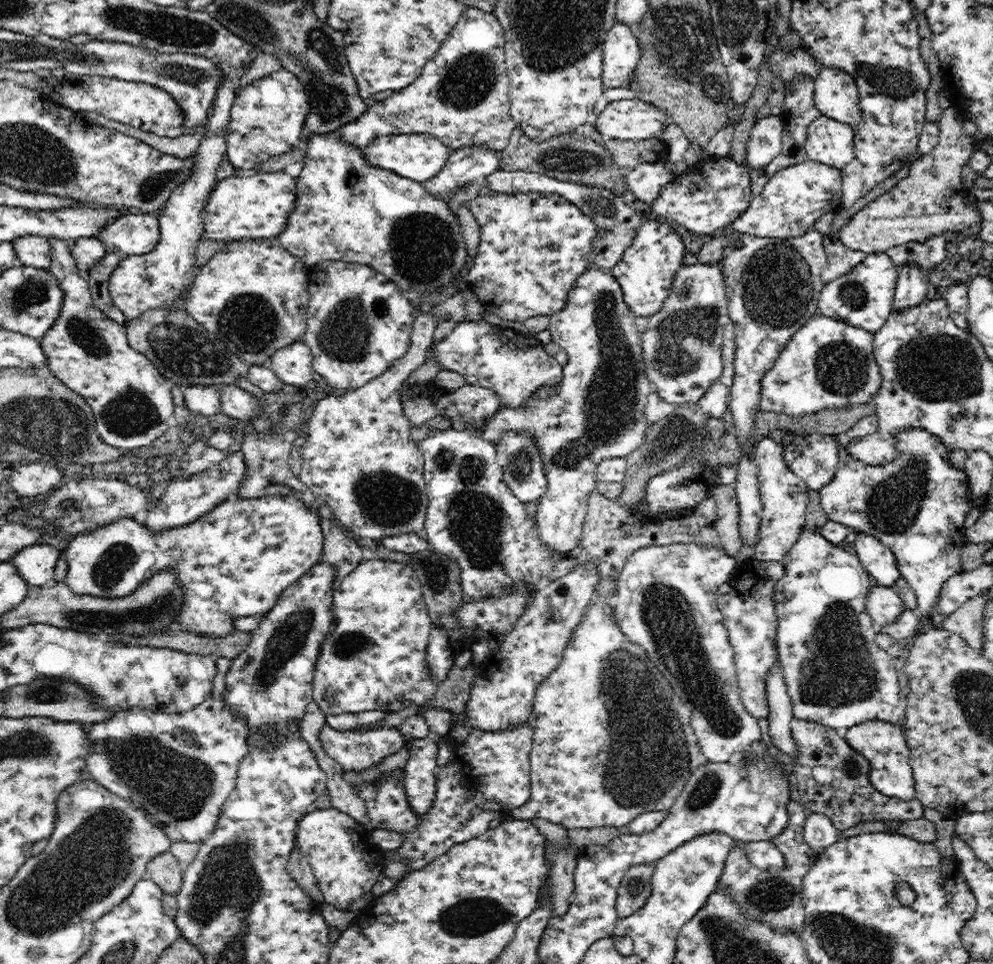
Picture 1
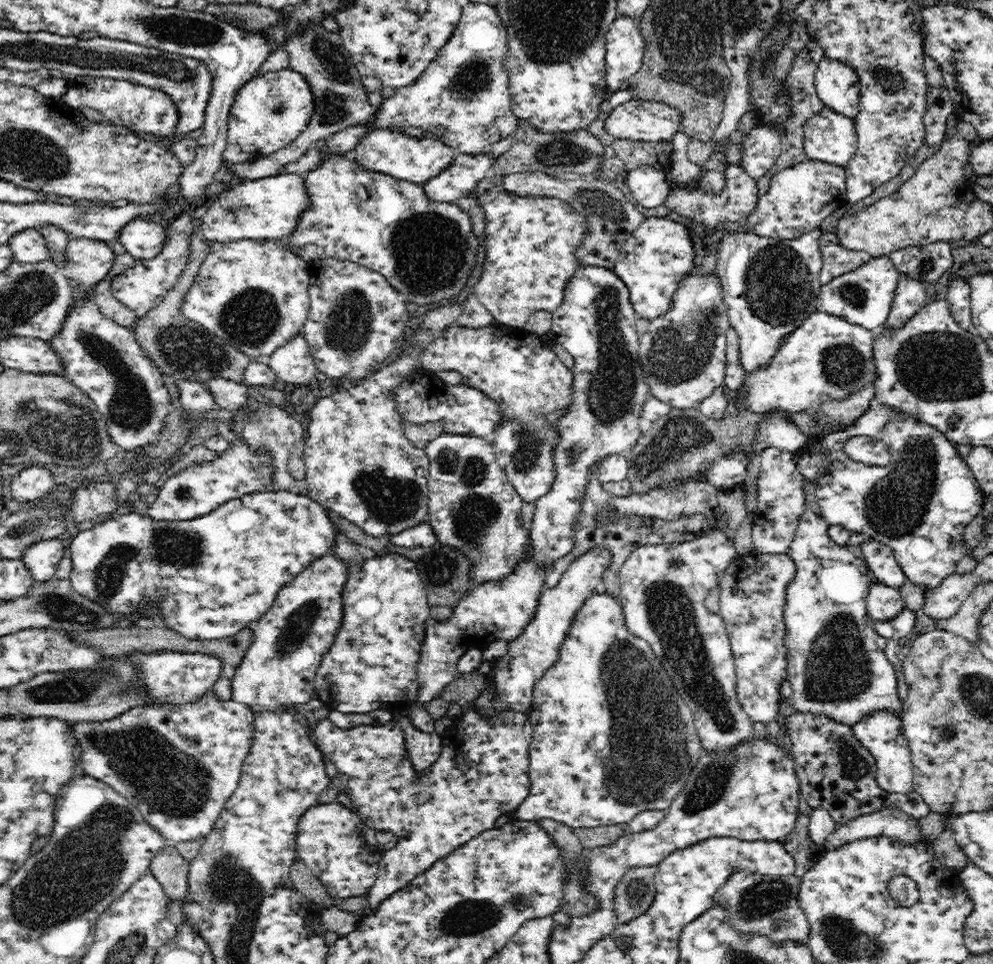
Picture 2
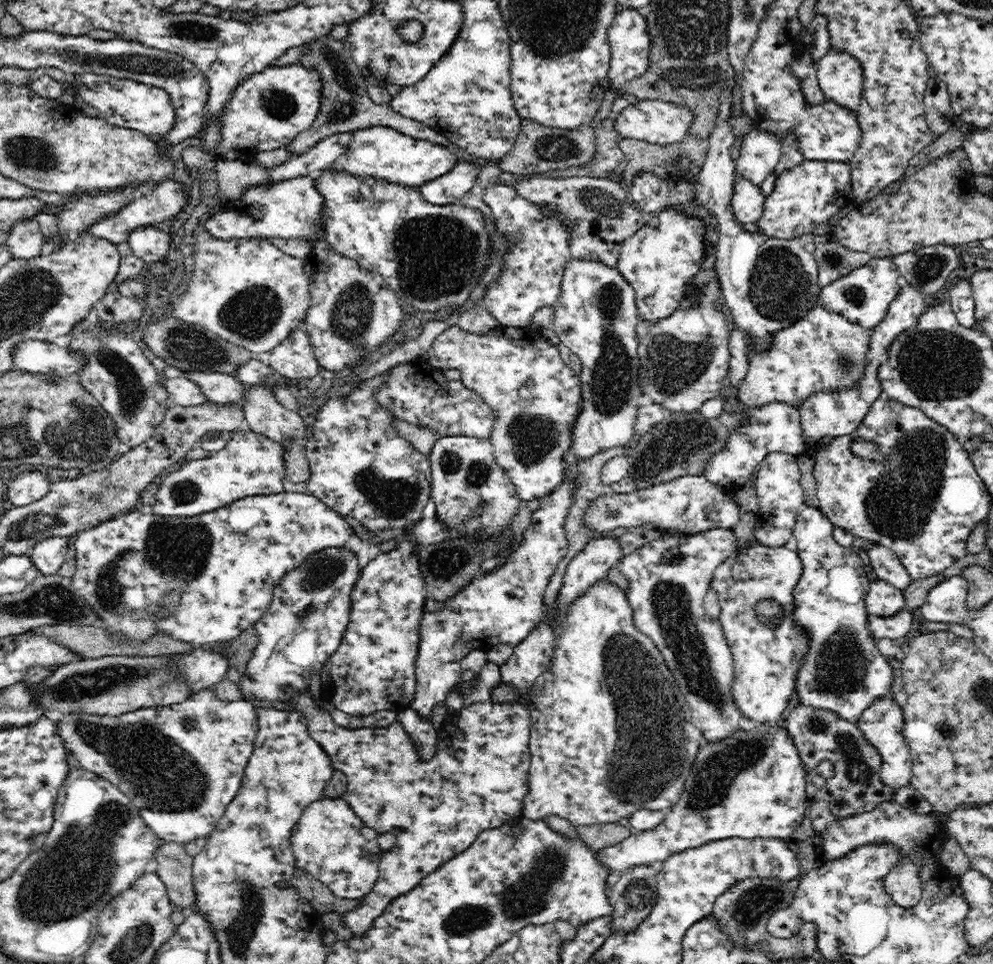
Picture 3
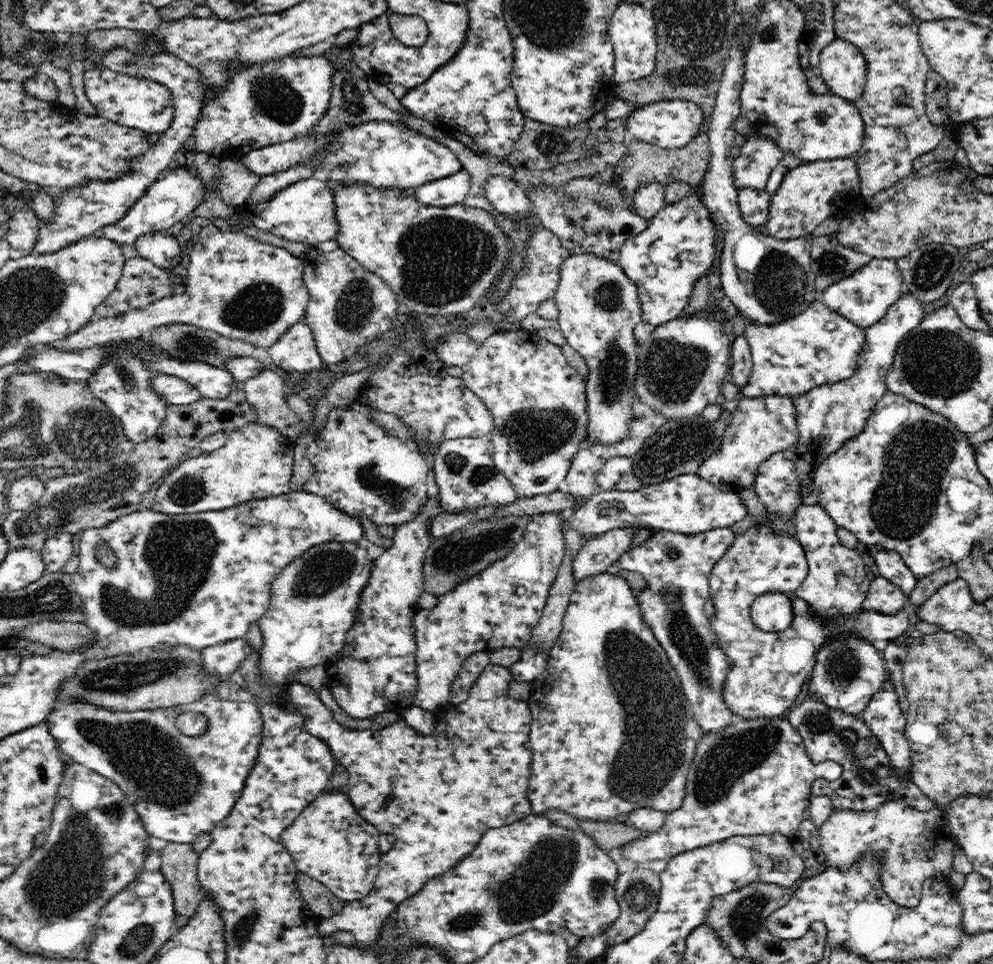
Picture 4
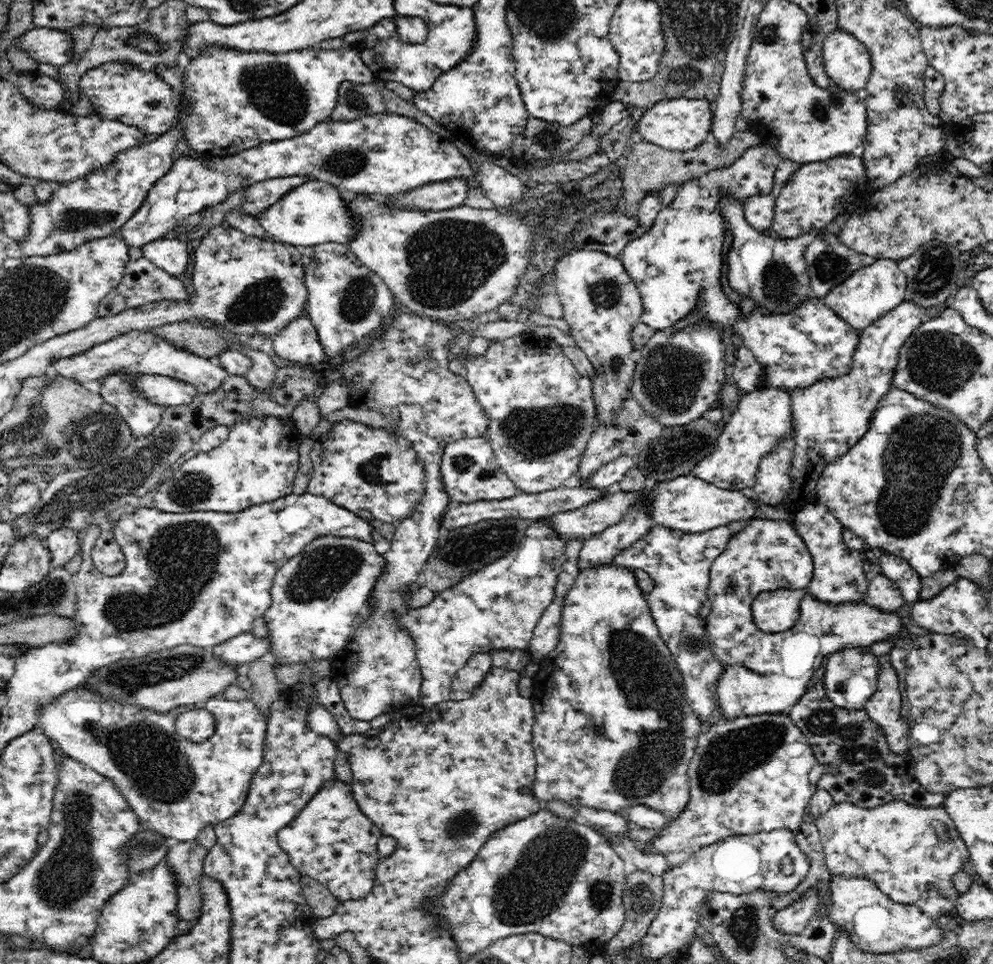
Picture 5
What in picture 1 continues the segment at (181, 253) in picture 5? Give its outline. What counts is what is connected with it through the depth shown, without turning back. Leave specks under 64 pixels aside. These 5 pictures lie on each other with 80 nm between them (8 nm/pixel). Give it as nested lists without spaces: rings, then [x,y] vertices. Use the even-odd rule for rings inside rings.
[[[130,211],[110,222],[97,239],[104,244],[118,246],[128,255],[146,255],[154,251],[160,240],[160,225],[155,213]]]

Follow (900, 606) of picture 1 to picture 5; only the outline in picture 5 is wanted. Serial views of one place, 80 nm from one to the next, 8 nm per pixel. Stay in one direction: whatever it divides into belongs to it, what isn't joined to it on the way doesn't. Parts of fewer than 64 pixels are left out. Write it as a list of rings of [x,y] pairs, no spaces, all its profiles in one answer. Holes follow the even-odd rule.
[[[882,573],[869,580],[864,599],[872,607],[890,613],[905,604],[900,589],[891,578]]]

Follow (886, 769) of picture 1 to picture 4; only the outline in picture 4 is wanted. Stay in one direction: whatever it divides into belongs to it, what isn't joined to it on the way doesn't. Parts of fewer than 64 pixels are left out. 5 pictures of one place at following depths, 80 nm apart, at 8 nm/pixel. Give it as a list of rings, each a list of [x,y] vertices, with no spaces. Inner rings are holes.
[[[891,677],[882,684],[880,692],[872,696],[860,717],[890,756],[894,773],[904,776],[909,772],[912,766],[911,750],[904,734],[907,720],[898,705]]]

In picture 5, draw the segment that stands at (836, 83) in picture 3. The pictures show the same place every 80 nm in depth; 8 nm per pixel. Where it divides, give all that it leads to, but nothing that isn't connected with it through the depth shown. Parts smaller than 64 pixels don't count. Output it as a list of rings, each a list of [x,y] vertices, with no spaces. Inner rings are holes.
[[[843,26],[832,28],[823,40],[827,73],[844,88],[864,91],[873,64],[867,44]]]

